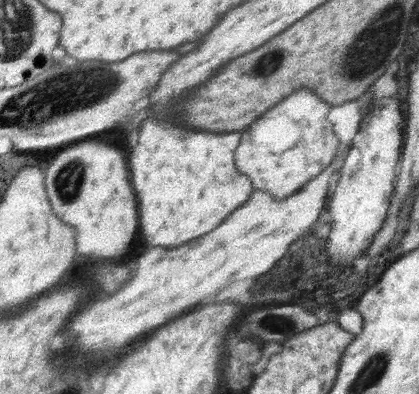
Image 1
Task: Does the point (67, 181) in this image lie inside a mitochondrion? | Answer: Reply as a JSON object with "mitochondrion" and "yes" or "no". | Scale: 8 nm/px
{"mitochondrion":"yes"}

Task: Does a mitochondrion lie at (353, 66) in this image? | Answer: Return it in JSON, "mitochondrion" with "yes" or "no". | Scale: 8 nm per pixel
{"mitochondrion":"yes"}

